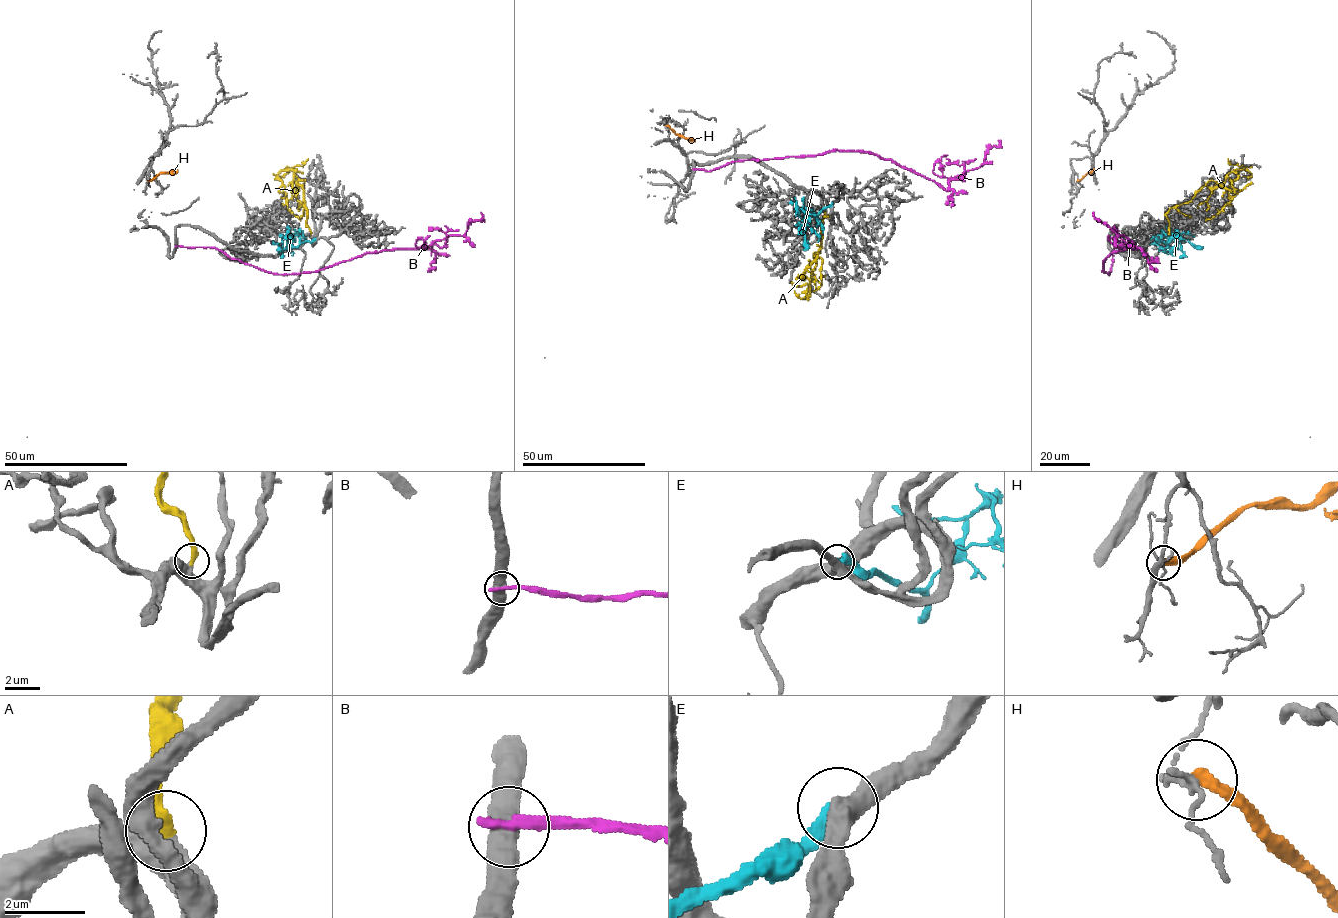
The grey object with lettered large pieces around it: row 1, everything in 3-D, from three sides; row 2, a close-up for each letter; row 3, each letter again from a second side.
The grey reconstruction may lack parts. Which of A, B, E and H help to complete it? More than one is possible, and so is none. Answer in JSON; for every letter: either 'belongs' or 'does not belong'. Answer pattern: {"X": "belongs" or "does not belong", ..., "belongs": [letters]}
{"A": "belongs", "B": "does not belong", "E": "does not belong", "H": "does not belong", "belongs": ["A"]}

